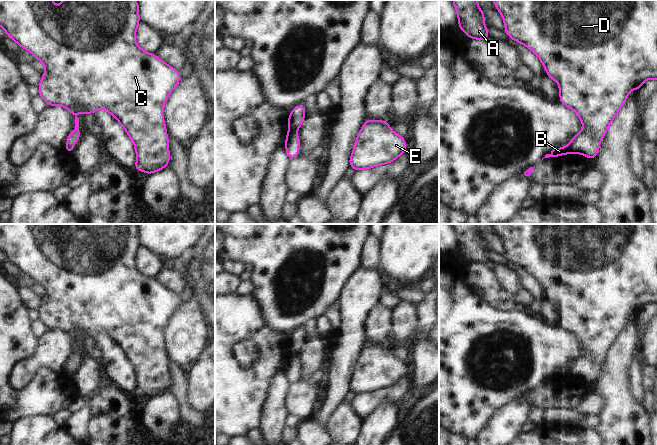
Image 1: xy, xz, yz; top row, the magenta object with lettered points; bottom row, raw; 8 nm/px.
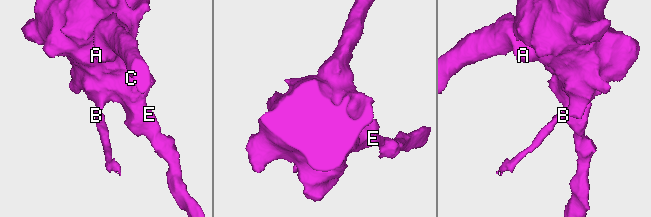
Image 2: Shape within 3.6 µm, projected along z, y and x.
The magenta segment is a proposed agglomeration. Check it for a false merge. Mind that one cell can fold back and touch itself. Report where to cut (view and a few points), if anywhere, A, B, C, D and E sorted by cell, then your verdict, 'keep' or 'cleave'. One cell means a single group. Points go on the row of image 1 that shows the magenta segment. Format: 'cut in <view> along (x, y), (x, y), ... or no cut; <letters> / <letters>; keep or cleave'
cut in xz along (289, 130), (296, 131); A C D E / B; cleave

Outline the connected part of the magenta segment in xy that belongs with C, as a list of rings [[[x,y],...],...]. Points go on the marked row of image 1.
[[[0,0],[0,26],[5,30],[6,35],[15,41],[23,49],[30,52],[37,60],[45,64],[46,71],[42,74],[39,83],[39,95],[48,104],[48,106],[60,105],[68,109],[75,117],[75,130],[71,131],[66,138],[67,144],[65,152],[70,153],[75,149],[74,143],[80,138],[78,112],[84,112],[85,115],[93,114],[96,110],[106,109],[124,128],[125,132],[131,138],[137,156],[134,169],[151,175],[168,166],[170,161],[169,139],[167,137],[166,125],[163,119],[163,107],[168,95],[177,87],[181,80],[178,70],[166,64],[155,54],[150,54],[140,48],[135,40],[136,30],[139,26],[139,3],[135,0],[63,0],[62,5],[49,5],[54,0]]]

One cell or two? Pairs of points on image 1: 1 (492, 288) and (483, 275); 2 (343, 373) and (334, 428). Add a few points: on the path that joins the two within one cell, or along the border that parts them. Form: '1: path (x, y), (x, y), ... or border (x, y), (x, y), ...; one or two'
1: path (489, 285), (483, 278); one
2: border (342, 401), (335, 408), (325, 425); two

